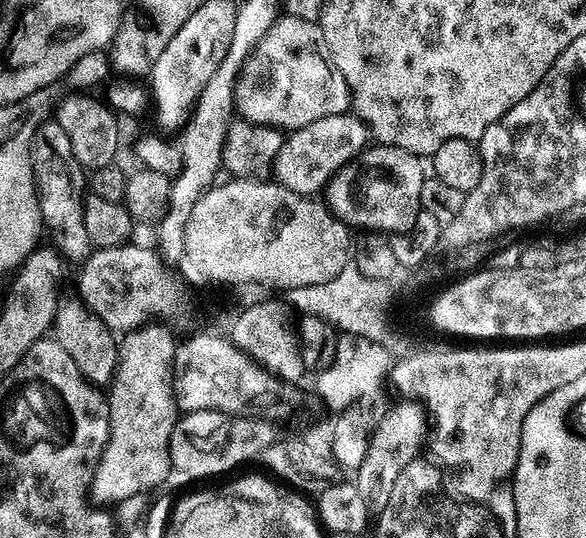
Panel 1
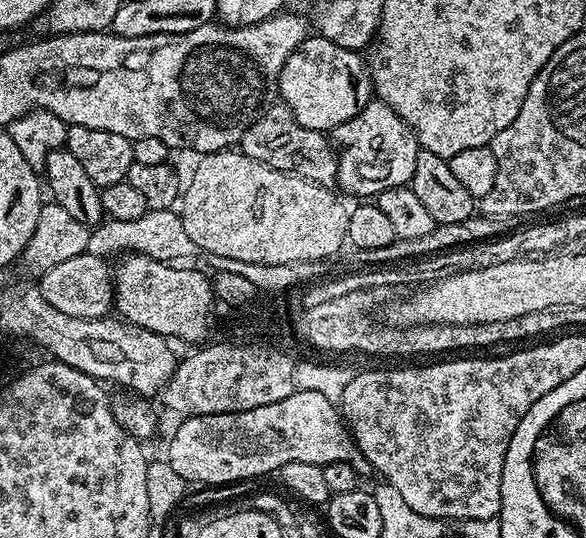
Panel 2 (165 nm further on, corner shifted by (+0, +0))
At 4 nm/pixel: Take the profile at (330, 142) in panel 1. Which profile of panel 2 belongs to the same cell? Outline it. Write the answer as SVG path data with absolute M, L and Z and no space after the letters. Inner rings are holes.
M369 100L368 105L357 116L350 118L350 122L342 122L342 126L332 129L330 139L338 149L337 185L341 189L344 187L350 195L360 196L356 198L374 198L387 188L411 185L414 162L418 162L418 154L422 149L410 126L406 126L406 122L402 122L402 118L398 118L398 114L394 114L394 110L390 110L390 106L386 106L381 100Z

